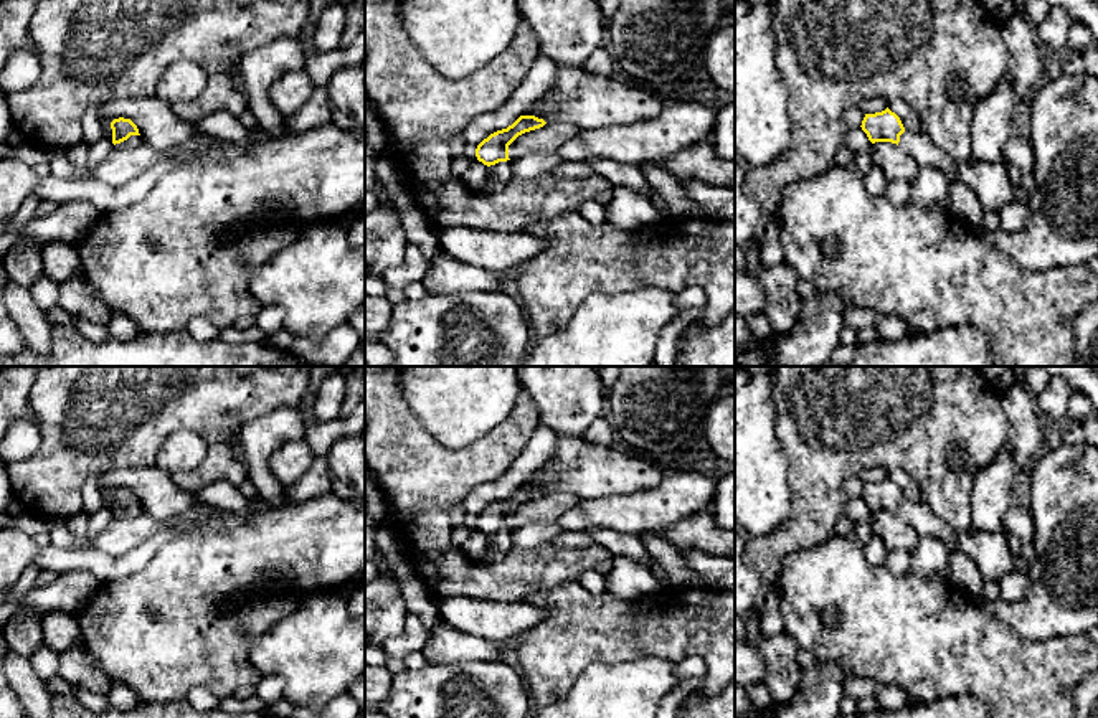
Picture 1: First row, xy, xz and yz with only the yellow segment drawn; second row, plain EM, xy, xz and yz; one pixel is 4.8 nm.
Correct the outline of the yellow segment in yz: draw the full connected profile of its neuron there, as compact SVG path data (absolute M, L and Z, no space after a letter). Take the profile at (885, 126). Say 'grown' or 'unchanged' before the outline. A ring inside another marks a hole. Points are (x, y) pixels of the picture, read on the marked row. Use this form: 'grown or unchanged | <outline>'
grown | M888 107L882 112L865 114L860 127L872 144L897 144L916 160L918 167L938 168L951 182L968 185L976 193L982 210L997 213L1015 201L1014 185L1004 160L956 163L949 155L936 149L923 132L906 130L900 117Z

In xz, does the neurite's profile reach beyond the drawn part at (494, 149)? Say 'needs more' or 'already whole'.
needs more

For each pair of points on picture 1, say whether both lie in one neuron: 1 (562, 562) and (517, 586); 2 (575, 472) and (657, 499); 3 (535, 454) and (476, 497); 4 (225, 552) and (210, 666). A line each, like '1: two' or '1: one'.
1: one
2: two
3: one
4: one

